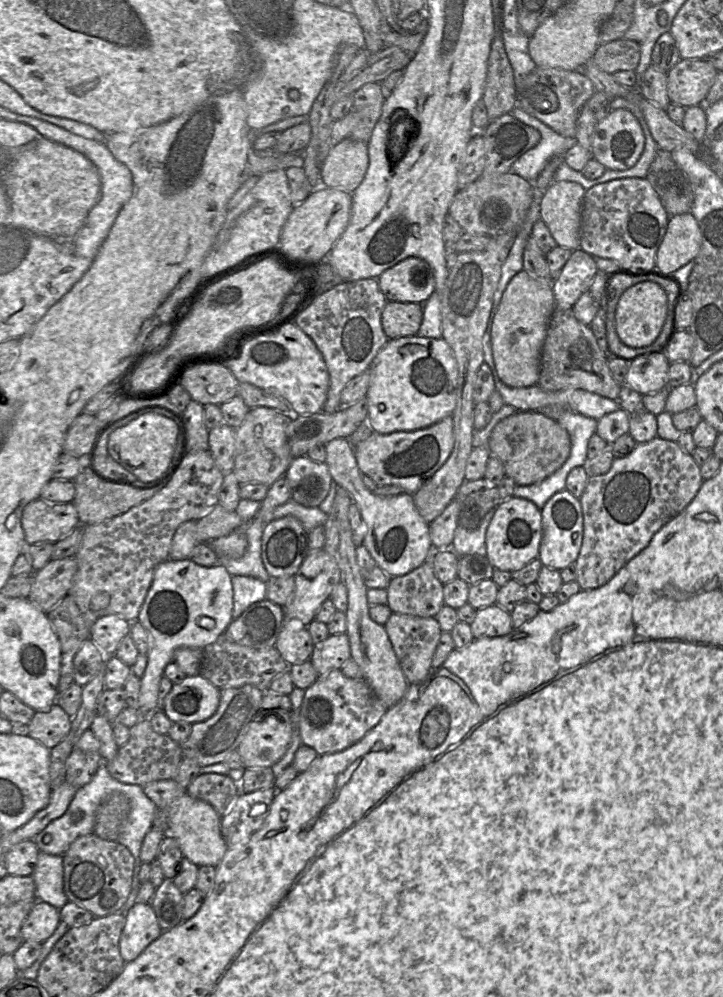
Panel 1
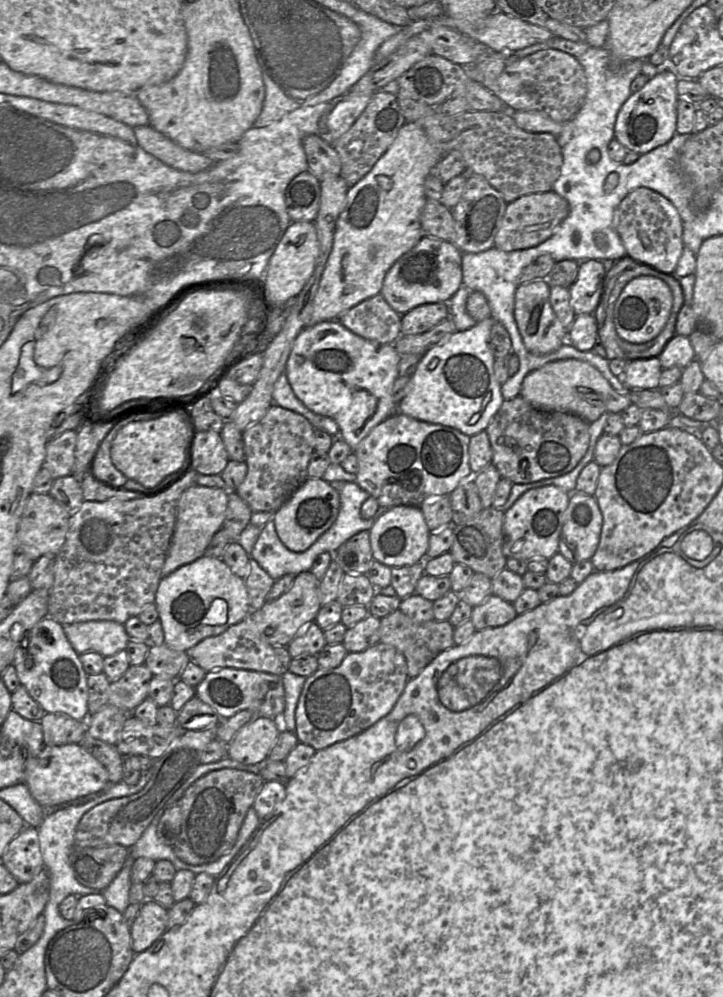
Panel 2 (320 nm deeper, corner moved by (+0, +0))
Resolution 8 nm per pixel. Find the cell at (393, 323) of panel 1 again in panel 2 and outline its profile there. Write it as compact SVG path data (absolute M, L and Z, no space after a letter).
M427 303L401 316L401 336L422 334L449 317L445 303Z

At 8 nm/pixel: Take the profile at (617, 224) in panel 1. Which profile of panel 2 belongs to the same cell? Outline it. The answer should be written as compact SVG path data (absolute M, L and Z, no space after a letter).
M647 187L636 188L614 210L612 225L622 240L627 256L662 273L674 273L684 248L683 222L667 198Z

